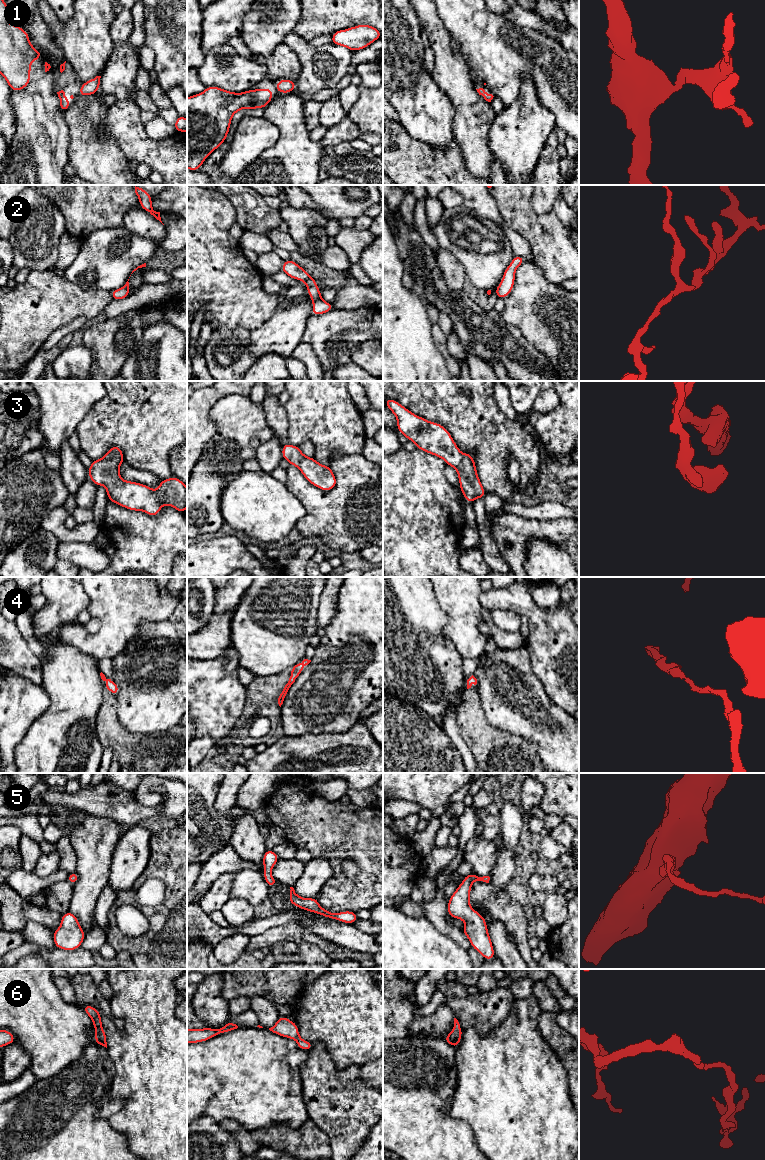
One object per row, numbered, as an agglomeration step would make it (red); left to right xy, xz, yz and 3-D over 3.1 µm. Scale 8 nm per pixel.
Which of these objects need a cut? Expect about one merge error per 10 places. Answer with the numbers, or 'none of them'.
none of them

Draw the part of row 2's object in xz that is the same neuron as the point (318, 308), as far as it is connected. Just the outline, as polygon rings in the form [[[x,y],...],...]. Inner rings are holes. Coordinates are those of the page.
[[[289,259],[284,261],[281,271],[287,274],[291,279],[297,279],[306,284],[307,292],[313,302],[313,315],[321,315],[334,309],[331,303],[325,302],[321,298],[321,291],[317,286],[316,280],[312,278],[311,275],[309,275],[300,265]]]

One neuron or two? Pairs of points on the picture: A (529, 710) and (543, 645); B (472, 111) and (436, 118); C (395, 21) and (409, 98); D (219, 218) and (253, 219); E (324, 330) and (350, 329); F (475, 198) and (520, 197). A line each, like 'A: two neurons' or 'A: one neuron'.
A: two neurons
B: two neurons
C: one neuron
D: two neurons
E: one neuron
F: two neurons

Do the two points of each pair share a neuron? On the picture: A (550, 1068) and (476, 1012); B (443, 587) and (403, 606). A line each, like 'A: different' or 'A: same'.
A: different
B: different

